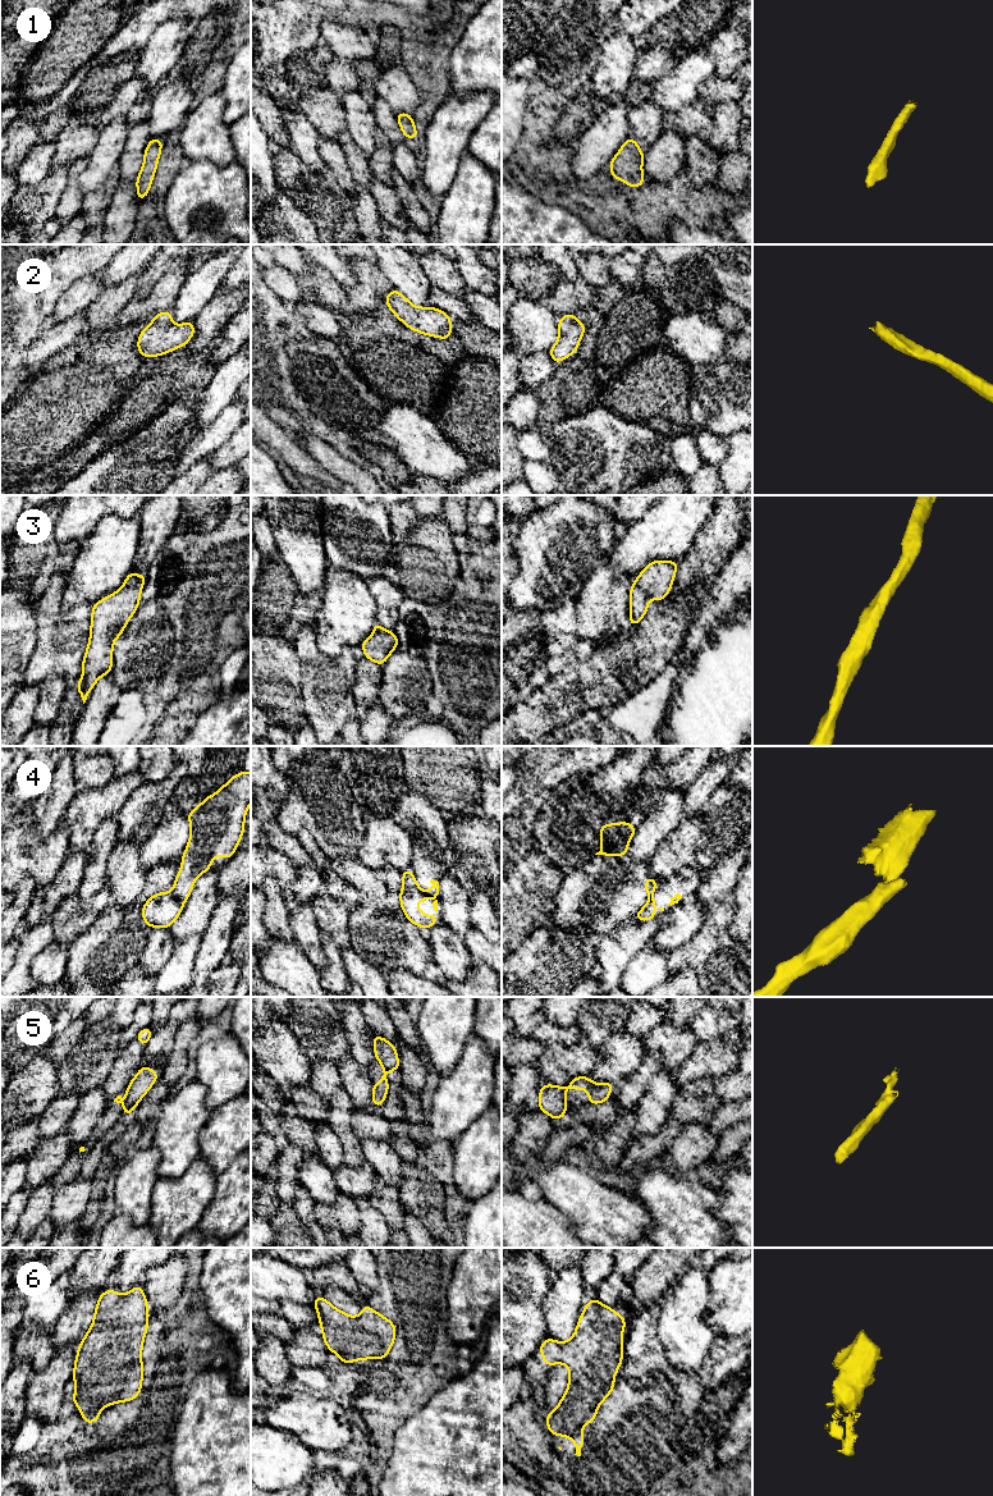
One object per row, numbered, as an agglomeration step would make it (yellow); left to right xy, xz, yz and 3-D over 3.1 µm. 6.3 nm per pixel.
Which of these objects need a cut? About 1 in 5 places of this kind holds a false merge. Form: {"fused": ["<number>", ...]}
{"fused": ["4", "5"]}

